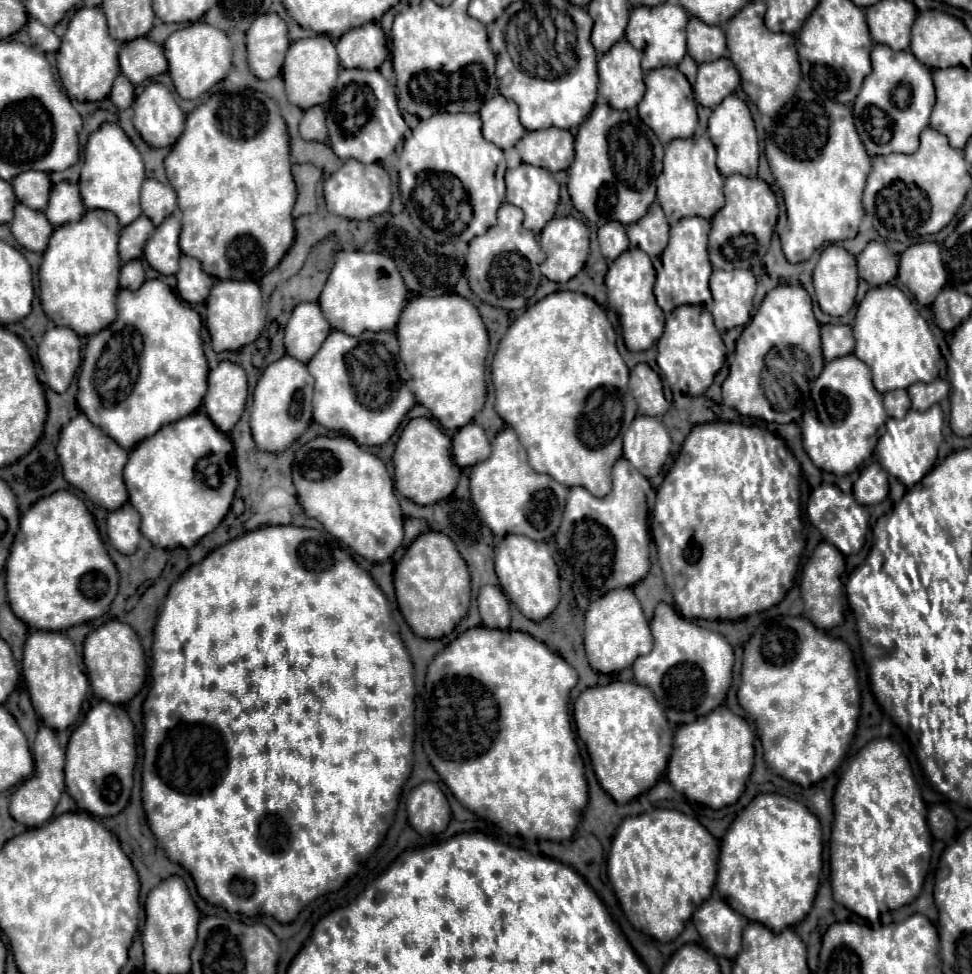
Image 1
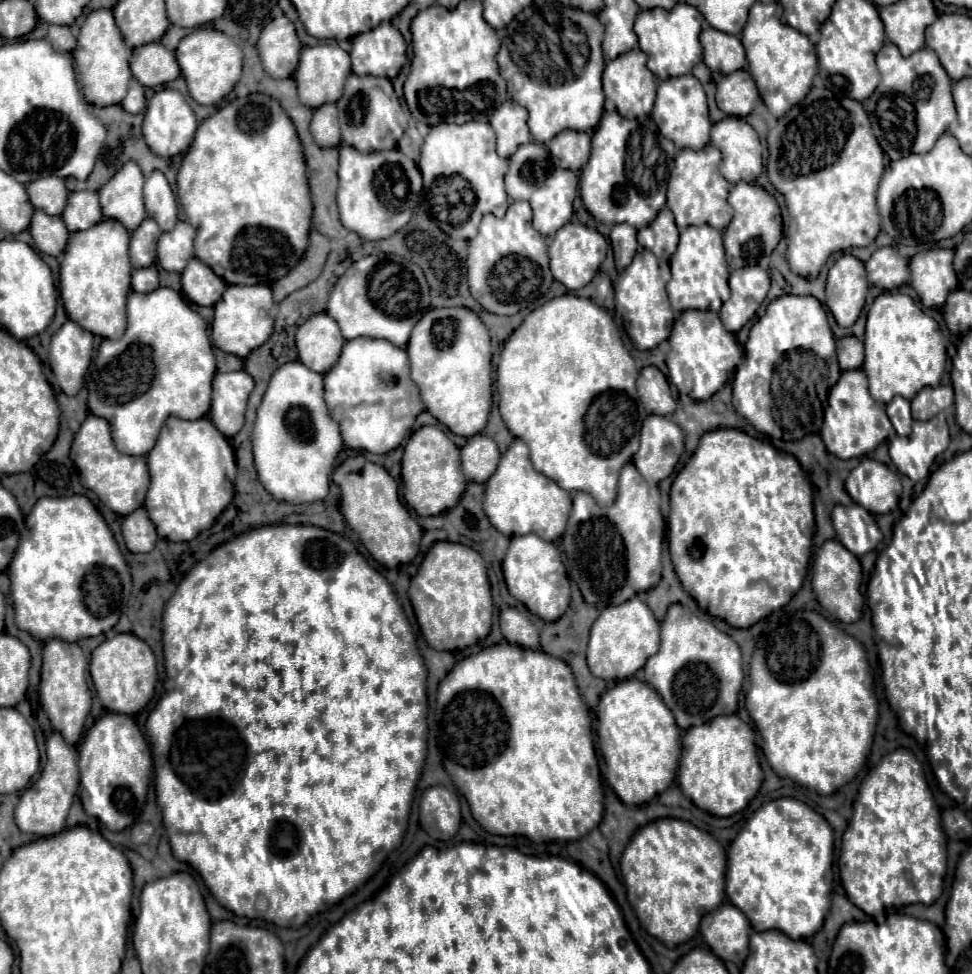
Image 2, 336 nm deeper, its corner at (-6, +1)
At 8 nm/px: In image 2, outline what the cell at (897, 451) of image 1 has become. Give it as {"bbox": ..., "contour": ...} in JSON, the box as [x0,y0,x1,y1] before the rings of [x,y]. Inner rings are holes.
{"bbox":[889,417,949,481],"contour":[[[933,417],[929,421],[913,421],[913,433],[909,437],[895,437],[889,445],[889,455],[901,475],[907,475],[913,481],[919,481],[929,475],[935,457],[943,453],[947,445],[949,445],[947,423],[941,421],[939,417]]]}

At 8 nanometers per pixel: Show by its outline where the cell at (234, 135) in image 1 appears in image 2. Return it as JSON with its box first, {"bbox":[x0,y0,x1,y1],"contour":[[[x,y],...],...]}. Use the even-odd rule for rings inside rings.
{"bbox":[177,93,313,285],"contour":[[[255,93],[255,95],[249,95],[245,99],[235,99],[235,101],[227,103],[225,107],[221,107],[215,115],[207,117],[197,127],[195,141],[189,147],[189,151],[185,153],[181,169],[177,173],[177,195],[179,195],[181,207],[187,215],[187,221],[197,231],[195,257],[205,261],[205,265],[209,265],[213,269],[213,273],[217,273],[221,279],[225,279],[231,285],[273,285],[277,279],[287,275],[301,261],[301,257],[307,249],[309,227],[311,227],[311,209],[313,209],[311,207],[311,193],[309,193],[309,185],[307,185],[307,165],[305,165],[305,159],[303,159],[303,149],[301,149],[295,125],[287,117],[287,113],[279,105],[279,101],[275,101],[273,97]]]}

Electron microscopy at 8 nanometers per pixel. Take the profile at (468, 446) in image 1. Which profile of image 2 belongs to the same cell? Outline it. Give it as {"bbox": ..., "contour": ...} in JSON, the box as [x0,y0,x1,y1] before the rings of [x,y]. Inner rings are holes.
{"bbox":[461,435,499,483],"contour":[[[473,435],[461,449],[461,463],[467,481],[485,483],[499,465],[497,443],[487,435]]]}

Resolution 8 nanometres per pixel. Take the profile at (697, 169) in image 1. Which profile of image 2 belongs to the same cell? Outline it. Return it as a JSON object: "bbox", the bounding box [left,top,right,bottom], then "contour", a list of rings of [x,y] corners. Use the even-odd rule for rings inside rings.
{"bbox":[667,143,733,229],"contour":[[[711,143],[699,151],[681,149],[677,153],[667,185],[667,207],[673,211],[679,229],[689,225],[711,225],[715,229],[725,229],[733,219],[733,209],[727,203],[729,183],[719,173],[719,161],[721,151]]]}

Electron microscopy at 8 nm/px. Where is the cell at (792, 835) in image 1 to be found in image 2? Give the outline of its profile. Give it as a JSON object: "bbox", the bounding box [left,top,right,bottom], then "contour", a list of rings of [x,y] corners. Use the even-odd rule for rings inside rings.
{"bbox":[727,797,833,939],"contour":[[[781,797],[765,803],[747,821],[743,831],[735,837],[729,847],[729,869],[727,869],[727,897],[739,907],[755,931],[779,929],[793,939],[807,939],[823,927],[823,919],[831,905],[833,885],[833,829],[823,815],[813,811],[809,805]]]}

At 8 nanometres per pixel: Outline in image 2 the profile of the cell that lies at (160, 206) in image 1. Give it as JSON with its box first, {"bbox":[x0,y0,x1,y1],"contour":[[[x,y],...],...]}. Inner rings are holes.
{"bbox":[145,171,177,231],"contour":[[[153,171],[145,181],[145,211],[153,217],[161,231],[169,231],[177,223],[177,201],[161,171]]]}

